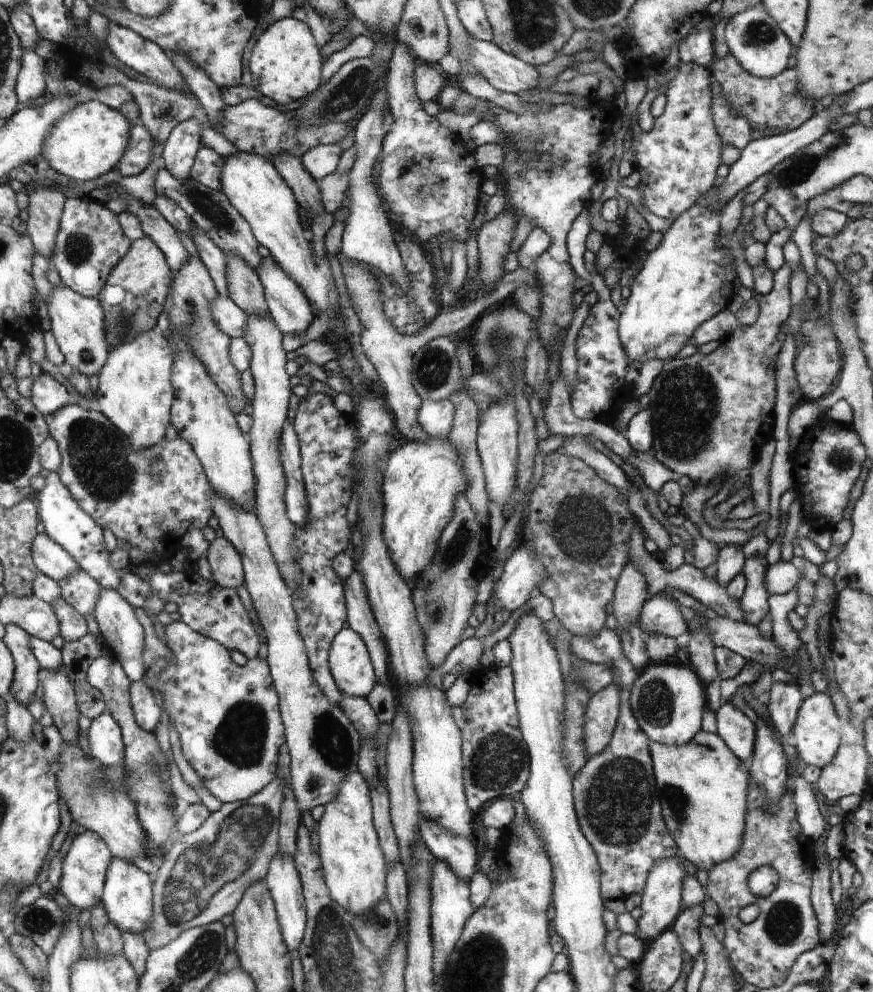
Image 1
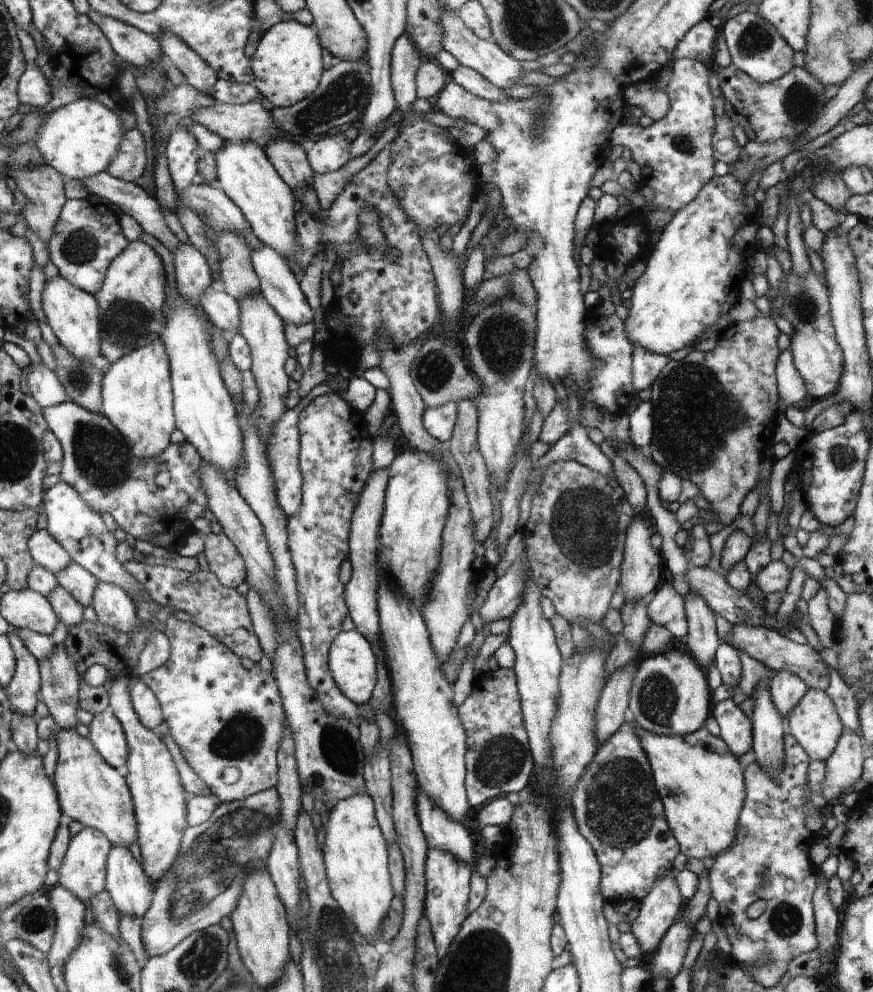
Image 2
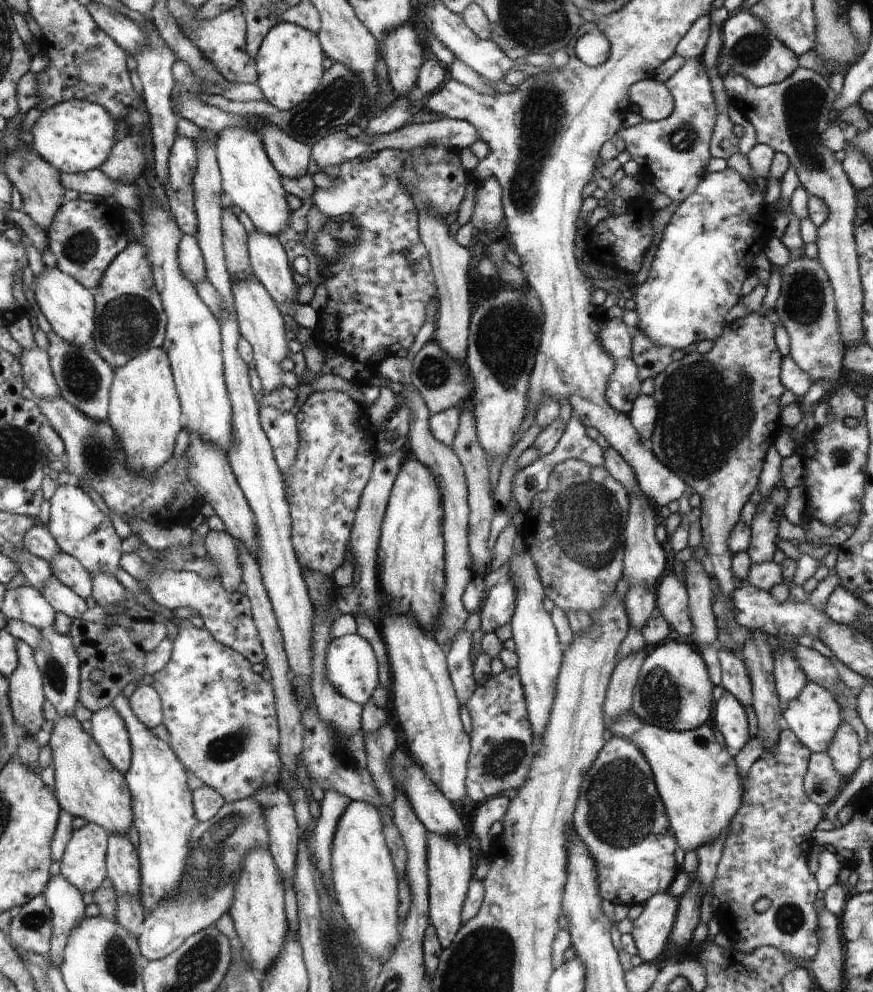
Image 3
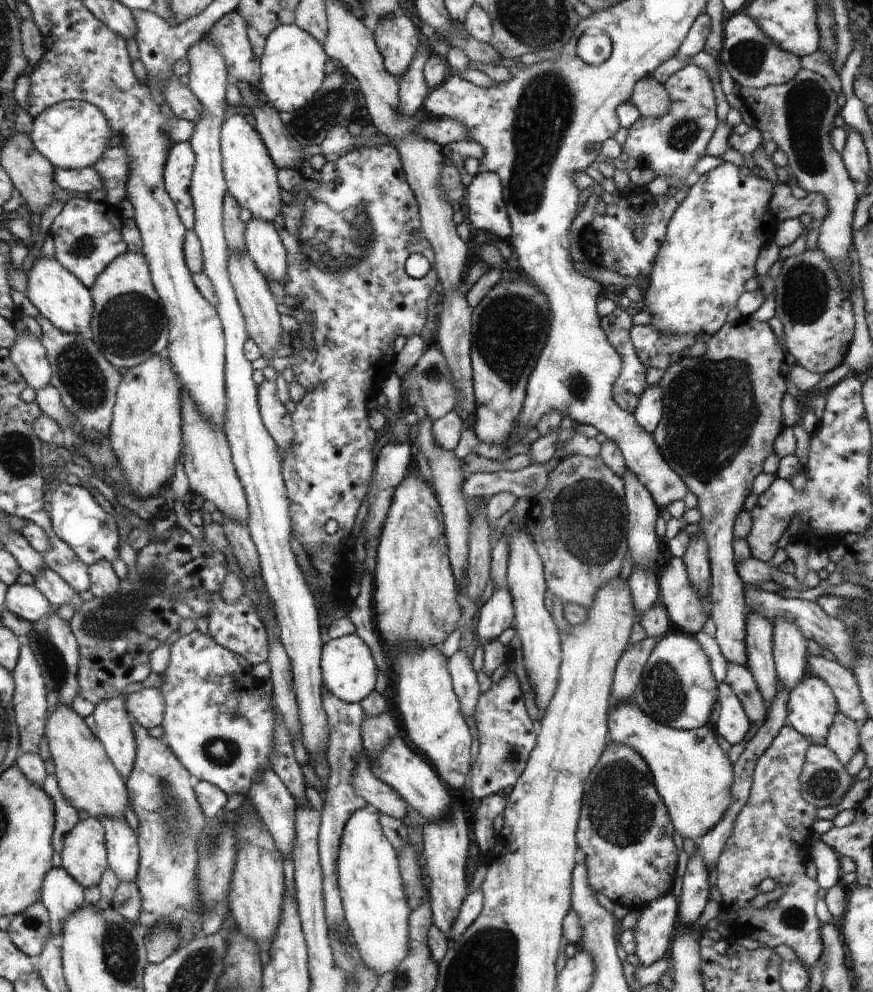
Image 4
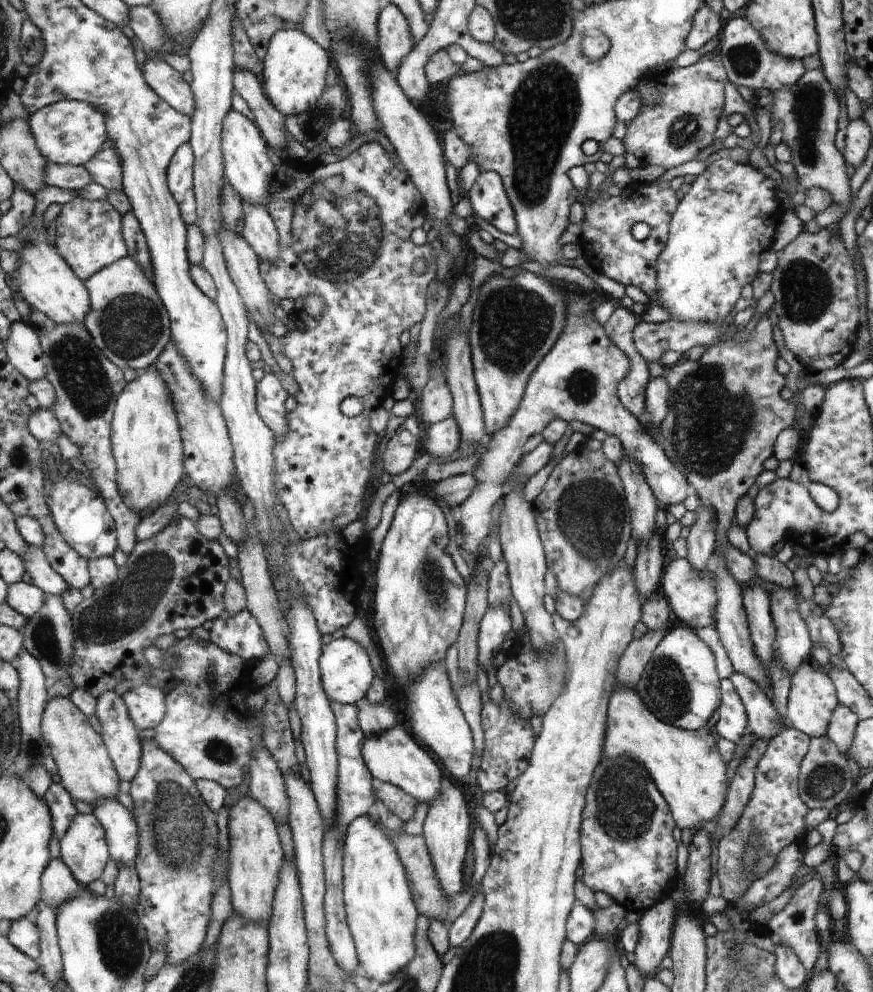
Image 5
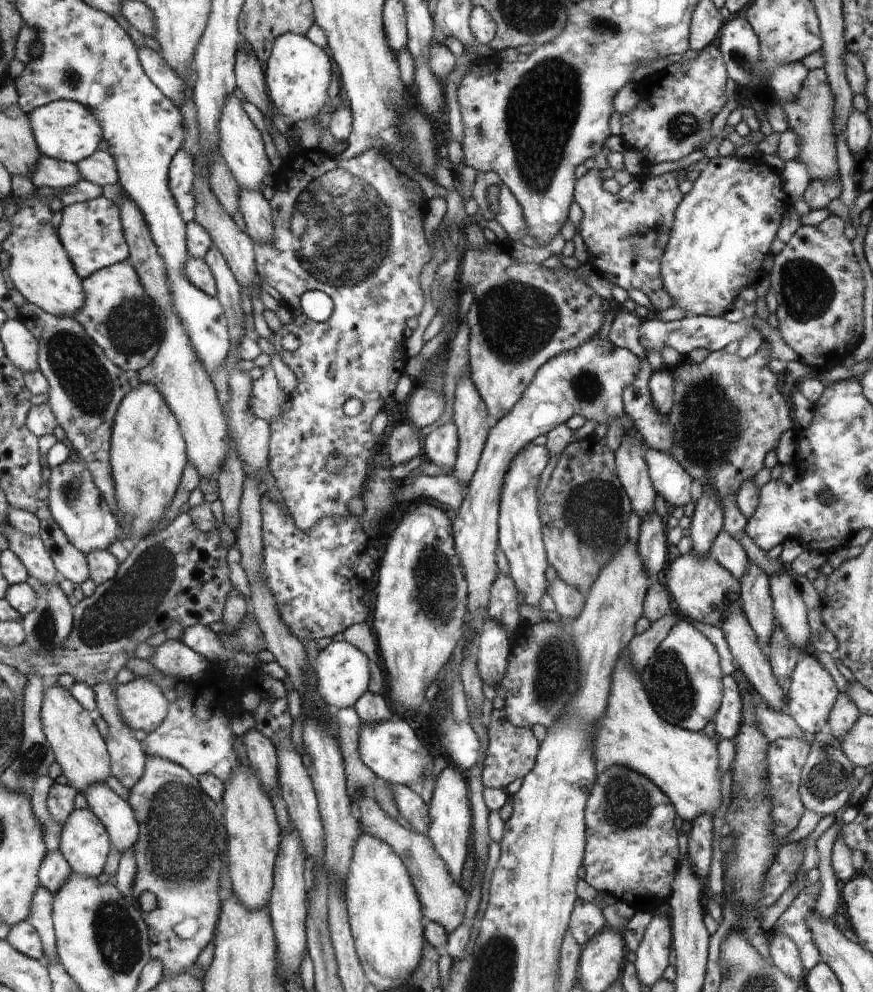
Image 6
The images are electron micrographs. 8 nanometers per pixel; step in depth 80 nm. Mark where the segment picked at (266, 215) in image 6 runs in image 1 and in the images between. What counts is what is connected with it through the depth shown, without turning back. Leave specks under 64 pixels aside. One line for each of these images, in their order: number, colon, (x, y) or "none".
1: (287, 304)
2: (277, 282)
3: (269, 262)
4: (263, 243)
5: (259, 230)

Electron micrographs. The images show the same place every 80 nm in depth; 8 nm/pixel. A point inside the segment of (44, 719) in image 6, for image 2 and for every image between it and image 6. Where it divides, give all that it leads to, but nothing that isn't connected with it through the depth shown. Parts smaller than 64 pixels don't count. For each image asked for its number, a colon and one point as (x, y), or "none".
2: (91, 791)
3: (87, 783)
4: (88, 779)
5: (87, 772)

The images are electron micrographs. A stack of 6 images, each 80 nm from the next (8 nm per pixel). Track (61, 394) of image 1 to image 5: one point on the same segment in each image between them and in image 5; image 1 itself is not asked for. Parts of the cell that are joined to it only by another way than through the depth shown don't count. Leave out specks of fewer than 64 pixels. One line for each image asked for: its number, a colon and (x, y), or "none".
2: (43, 383)
3: (37, 371)
4: (28, 353)
5: (23, 345)

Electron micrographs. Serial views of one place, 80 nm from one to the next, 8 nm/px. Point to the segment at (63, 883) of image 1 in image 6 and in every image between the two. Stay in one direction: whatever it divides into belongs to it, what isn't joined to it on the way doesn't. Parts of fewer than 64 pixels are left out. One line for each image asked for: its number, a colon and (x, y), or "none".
2: (83, 870)
3: (84, 863)
4: (84, 855)
5: (83, 848)
6: (85, 842)

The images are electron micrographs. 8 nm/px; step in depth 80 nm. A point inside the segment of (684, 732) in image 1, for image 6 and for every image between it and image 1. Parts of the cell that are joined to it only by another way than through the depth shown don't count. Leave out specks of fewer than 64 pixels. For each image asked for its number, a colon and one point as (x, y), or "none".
2: (669, 696)
3: (673, 691)
4: (677, 689)
5: (679, 685)
6: (683, 680)

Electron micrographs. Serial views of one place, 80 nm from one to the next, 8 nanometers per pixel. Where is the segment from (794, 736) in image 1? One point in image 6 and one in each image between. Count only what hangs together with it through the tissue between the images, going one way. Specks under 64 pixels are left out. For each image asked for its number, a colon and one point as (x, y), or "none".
2: (814, 722)
3: (814, 715)
4: (811, 707)
5: (812, 698)
6: (812, 692)

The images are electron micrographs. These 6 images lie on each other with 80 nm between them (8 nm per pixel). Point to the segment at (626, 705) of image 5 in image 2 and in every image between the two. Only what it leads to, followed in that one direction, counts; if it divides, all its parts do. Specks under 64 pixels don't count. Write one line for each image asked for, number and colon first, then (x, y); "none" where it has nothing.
2: (701, 784)
3: (699, 782)
4: (694, 777)

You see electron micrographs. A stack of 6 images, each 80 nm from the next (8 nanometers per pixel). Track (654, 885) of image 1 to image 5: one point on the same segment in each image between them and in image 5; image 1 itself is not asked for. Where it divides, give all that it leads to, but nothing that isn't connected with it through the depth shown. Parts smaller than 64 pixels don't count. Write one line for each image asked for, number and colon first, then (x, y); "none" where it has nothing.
2: (658, 912)
3: (651, 929)
4: (653, 929)
5: (655, 925)

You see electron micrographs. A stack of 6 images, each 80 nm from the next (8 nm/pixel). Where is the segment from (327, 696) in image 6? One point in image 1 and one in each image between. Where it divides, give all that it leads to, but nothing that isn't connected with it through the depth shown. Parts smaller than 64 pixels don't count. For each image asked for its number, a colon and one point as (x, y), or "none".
1: (350, 660)
2: (352, 662)
3: (351, 665)
4: (348, 669)
5: (346, 672)

